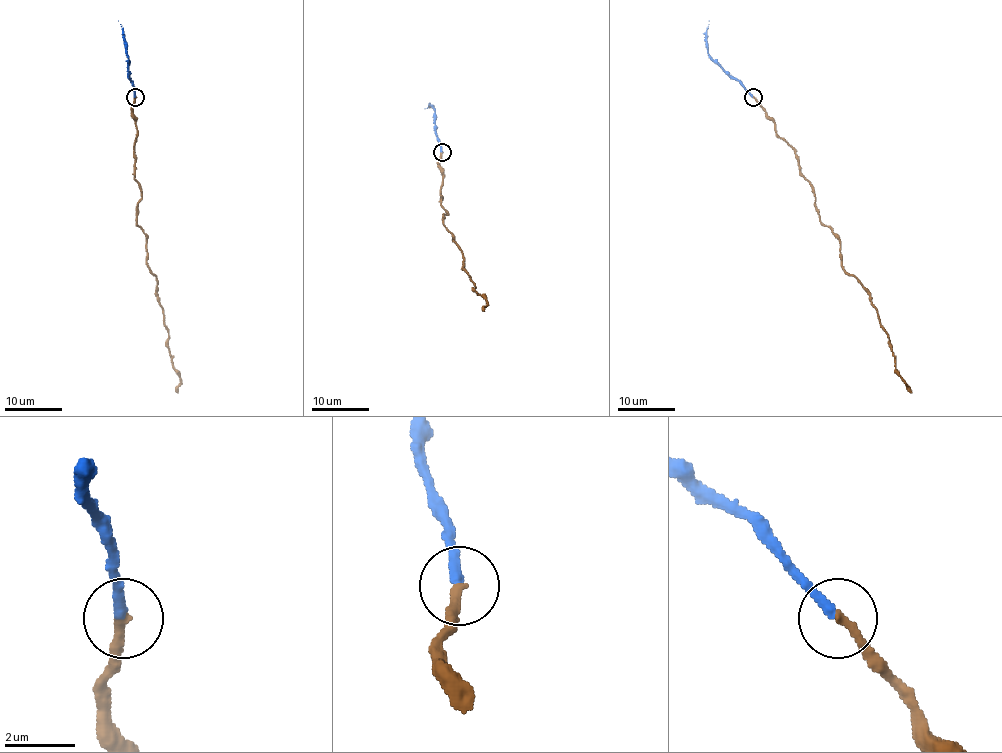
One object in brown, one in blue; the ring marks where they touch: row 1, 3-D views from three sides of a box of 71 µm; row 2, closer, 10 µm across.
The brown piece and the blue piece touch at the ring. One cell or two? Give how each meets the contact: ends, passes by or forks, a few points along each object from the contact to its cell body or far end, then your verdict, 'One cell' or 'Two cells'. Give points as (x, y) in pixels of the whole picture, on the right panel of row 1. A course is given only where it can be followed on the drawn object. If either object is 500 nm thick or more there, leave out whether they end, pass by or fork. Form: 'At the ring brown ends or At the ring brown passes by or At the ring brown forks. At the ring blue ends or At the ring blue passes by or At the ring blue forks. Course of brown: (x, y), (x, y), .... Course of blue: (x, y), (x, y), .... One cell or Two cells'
At the ring brown ends. At the ring blue ends. Course of brown: (753, 97), (795, 152), (819, 219), (840, 244), (840, 266), (867, 293), (889, 339), (894, 367), (912, 393). Course of blue: (752, 97), (709, 54), (706, 32), (709, 20). One cell

